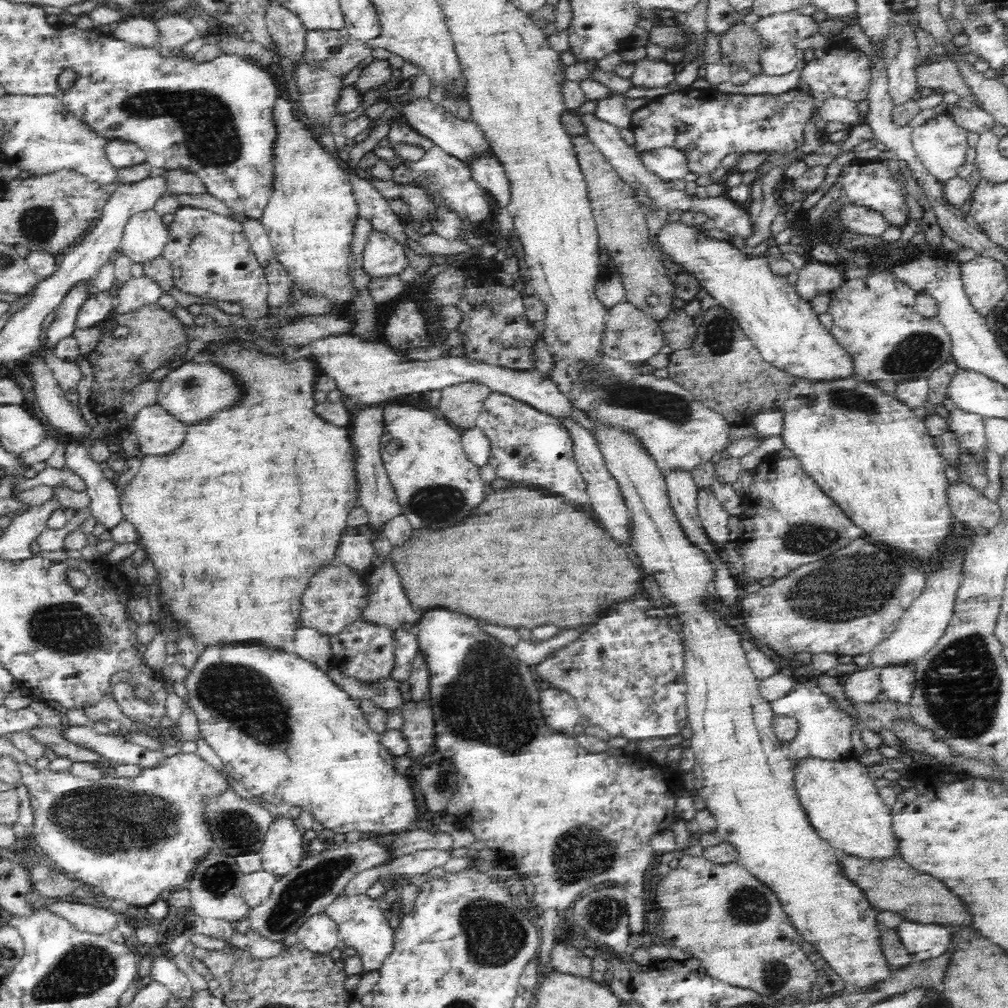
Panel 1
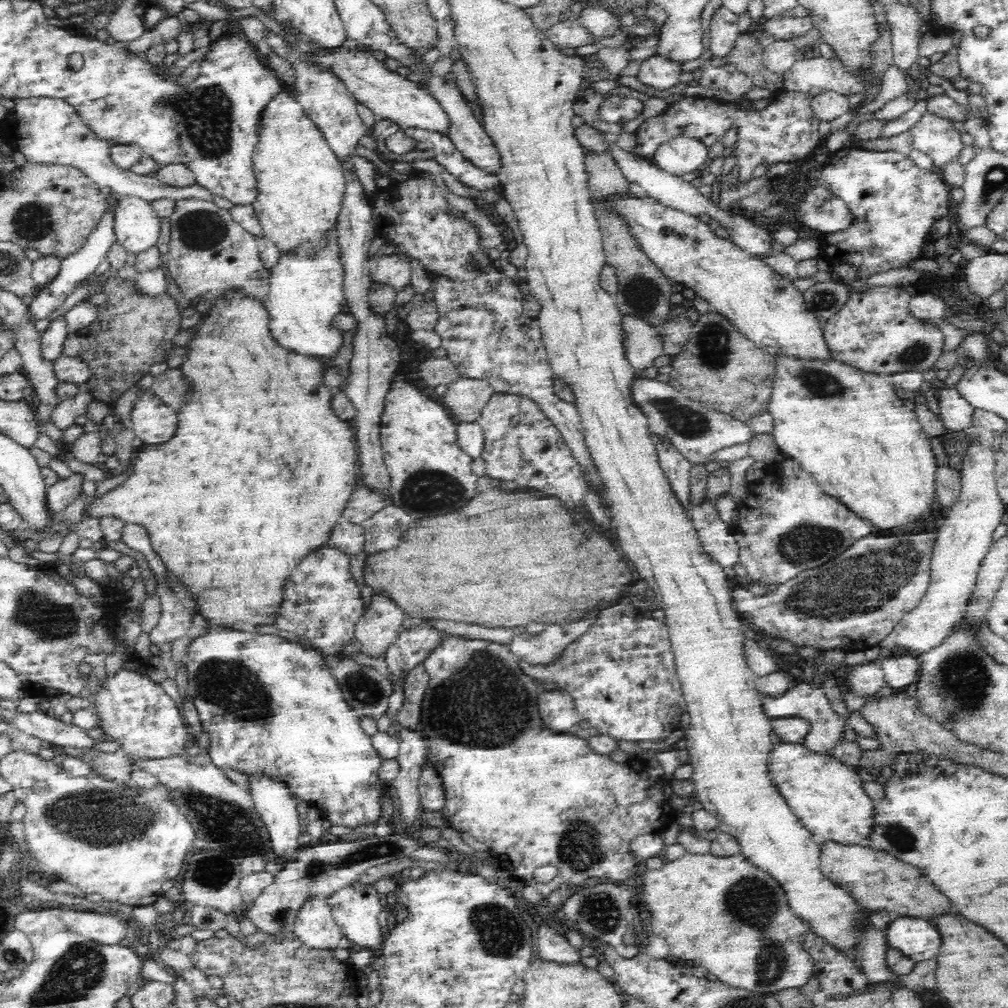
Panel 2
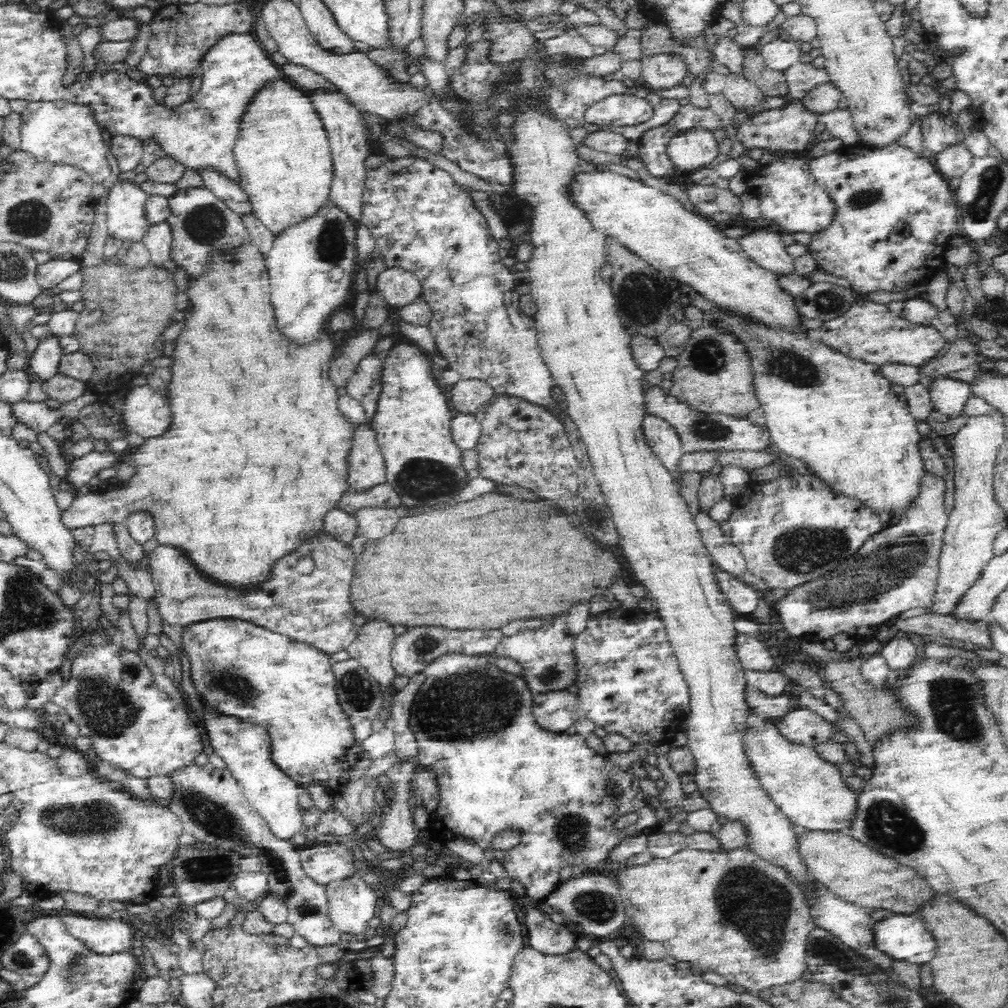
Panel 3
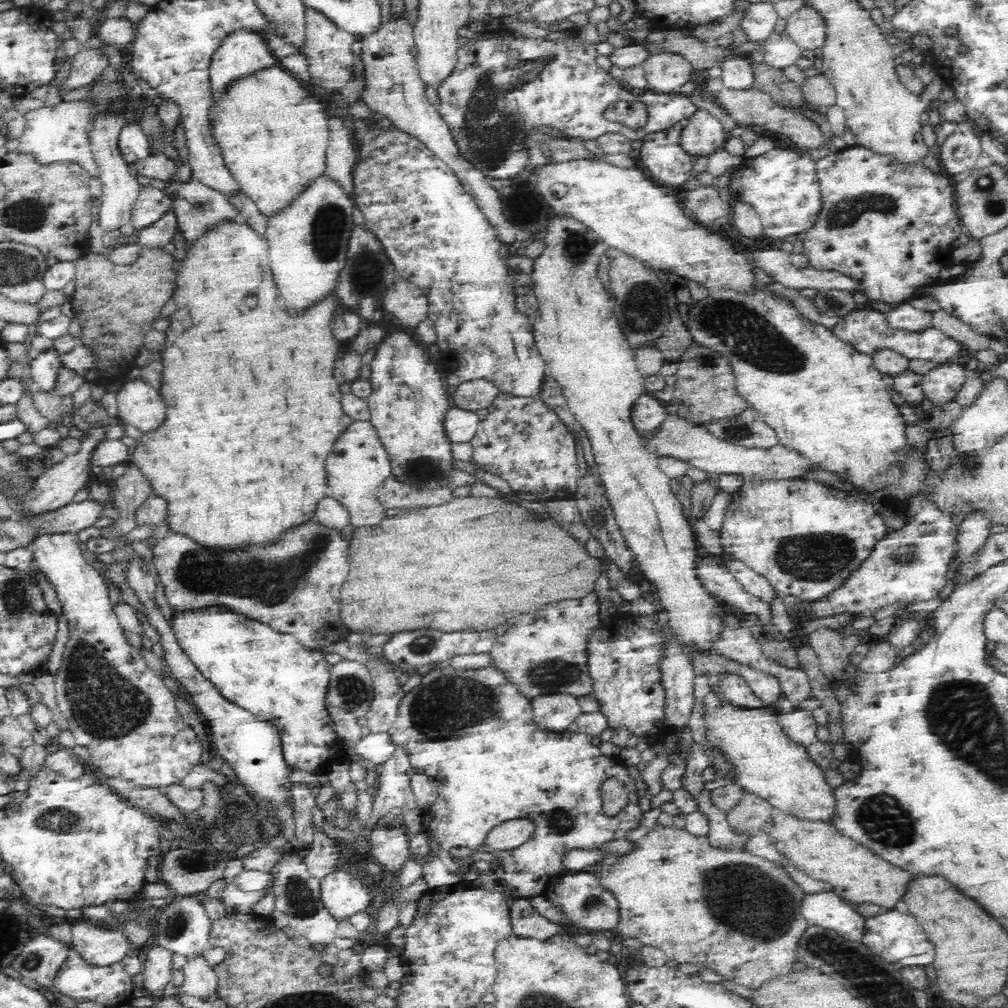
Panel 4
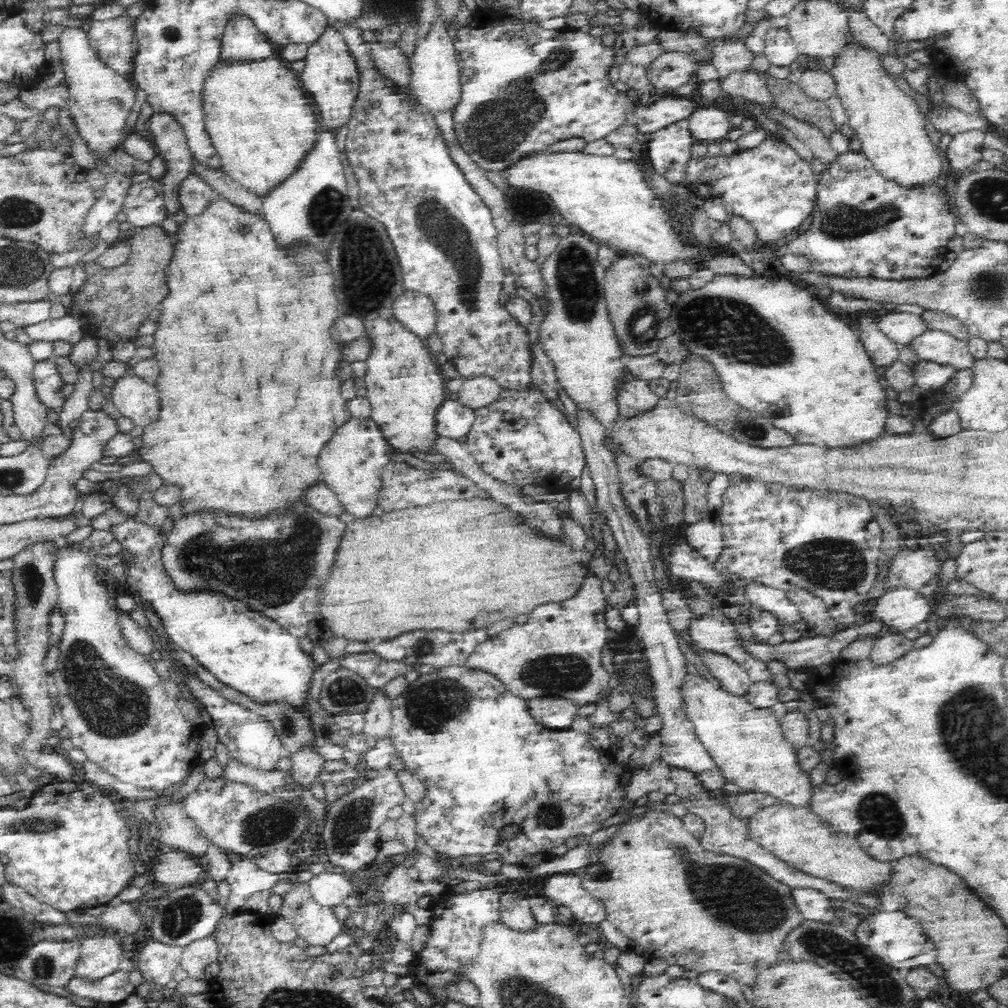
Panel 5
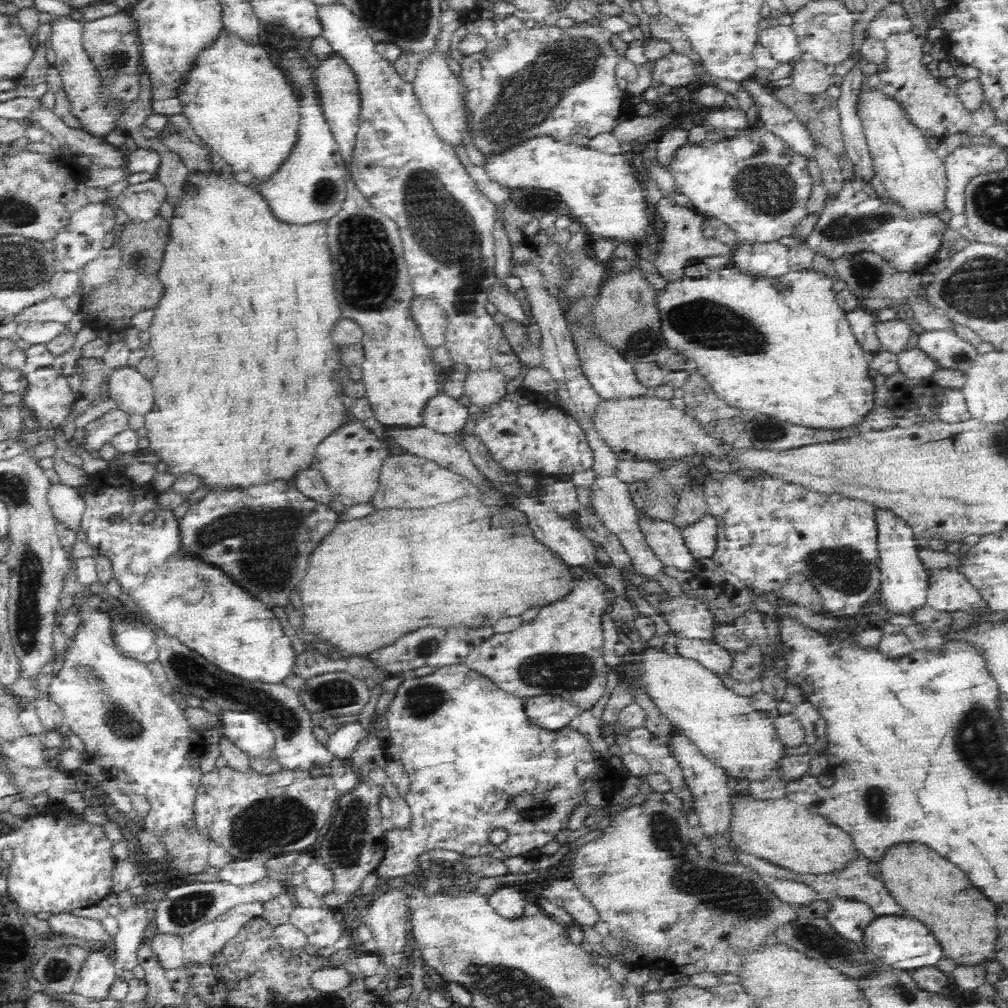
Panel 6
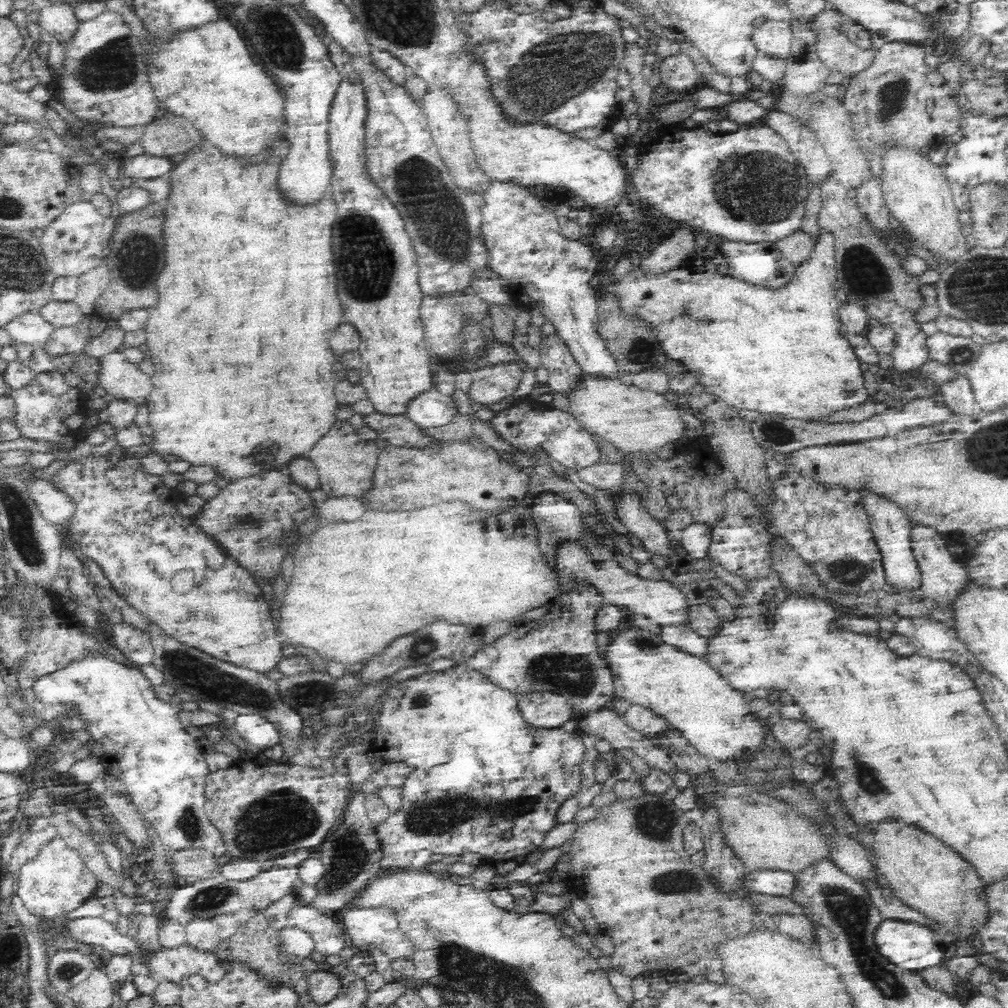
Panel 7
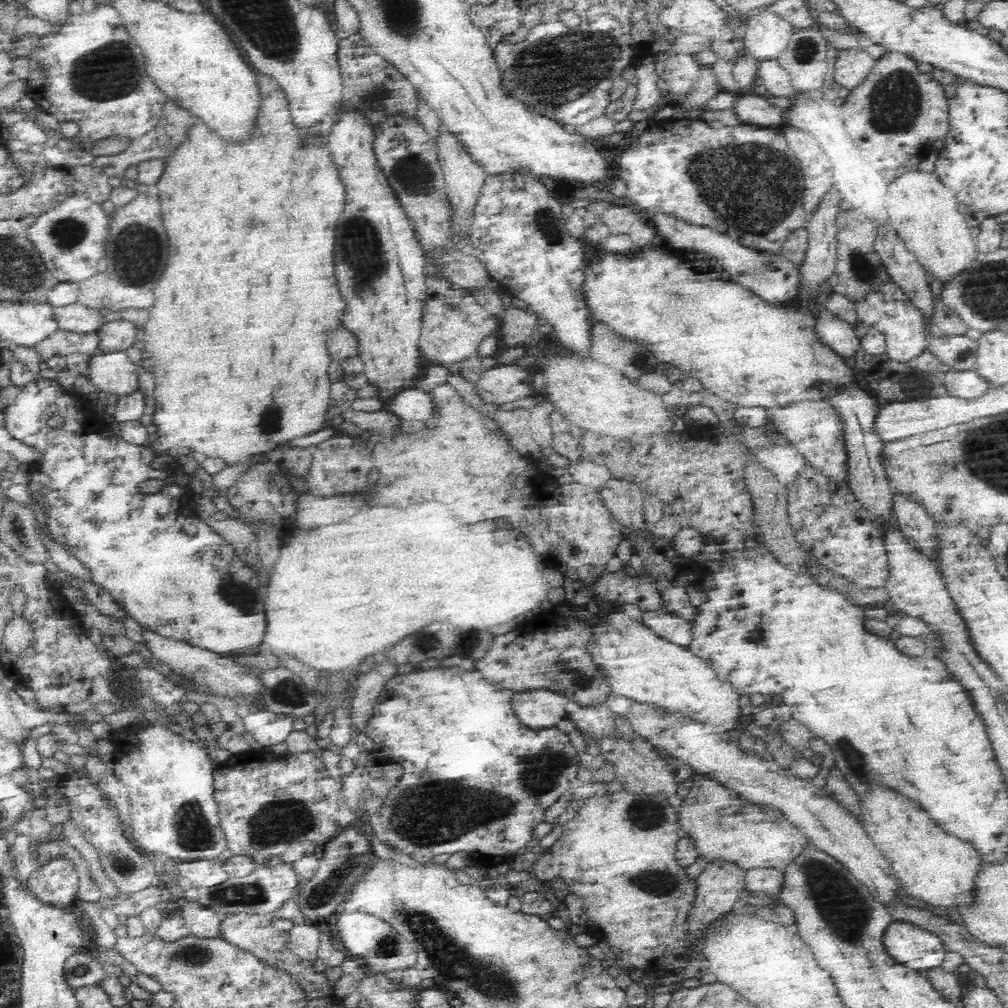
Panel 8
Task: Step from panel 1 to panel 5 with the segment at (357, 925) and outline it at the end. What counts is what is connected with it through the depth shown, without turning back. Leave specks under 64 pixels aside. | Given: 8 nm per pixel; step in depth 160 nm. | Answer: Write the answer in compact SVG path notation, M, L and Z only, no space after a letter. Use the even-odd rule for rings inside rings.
M326 869L312 876L308 883L308 891L323 908L331 908L354 896L350 879L336 869Z

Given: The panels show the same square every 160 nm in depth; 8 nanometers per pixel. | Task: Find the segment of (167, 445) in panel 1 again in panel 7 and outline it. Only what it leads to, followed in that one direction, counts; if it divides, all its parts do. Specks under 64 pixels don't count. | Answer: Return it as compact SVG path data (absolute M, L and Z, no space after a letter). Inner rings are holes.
M121 350L99 359L98 381L106 390L108 399L130 399L138 406L147 402L152 390L151 375L142 372L138 364L130 363Z

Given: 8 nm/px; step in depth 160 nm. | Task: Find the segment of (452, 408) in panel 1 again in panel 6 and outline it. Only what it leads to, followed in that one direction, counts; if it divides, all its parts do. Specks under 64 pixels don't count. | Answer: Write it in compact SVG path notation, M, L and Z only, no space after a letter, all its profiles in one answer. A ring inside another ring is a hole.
M469 371L463 384L464 396L473 405L488 407L506 396L509 381L510 377L502 371Z

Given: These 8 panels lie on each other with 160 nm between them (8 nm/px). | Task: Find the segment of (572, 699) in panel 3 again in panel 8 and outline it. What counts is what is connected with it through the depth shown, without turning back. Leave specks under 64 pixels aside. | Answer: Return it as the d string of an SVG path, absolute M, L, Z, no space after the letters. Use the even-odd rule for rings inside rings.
M528 690L512 696L512 708L524 726L540 730L566 726L570 700L550 690Z

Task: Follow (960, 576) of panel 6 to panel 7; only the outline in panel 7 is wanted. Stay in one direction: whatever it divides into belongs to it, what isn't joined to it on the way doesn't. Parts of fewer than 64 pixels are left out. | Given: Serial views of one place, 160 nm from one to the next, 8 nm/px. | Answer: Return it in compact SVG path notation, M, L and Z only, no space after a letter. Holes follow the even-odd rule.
M911 521L910 543L920 571L921 590L934 602L946 603L946 606L951 607L953 598L962 592L969 578L966 566L959 554L950 550L948 540L938 529Z

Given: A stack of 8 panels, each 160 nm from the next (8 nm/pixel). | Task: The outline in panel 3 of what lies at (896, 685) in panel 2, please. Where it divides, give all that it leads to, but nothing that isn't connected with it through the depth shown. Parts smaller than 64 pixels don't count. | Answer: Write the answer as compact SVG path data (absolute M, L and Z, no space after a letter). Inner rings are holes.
M896 633L884 642L880 653L886 659L890 670L901 674L916 662L918 647L910 640L909 634Z

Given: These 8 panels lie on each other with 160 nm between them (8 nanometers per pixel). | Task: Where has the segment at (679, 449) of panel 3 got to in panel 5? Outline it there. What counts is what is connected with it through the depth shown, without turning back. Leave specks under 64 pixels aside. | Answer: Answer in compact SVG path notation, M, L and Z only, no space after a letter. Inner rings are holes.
M626 368L614 393L614 402L620 415L633 415L650 410L659 398L650 390L647 380L640 380Z

